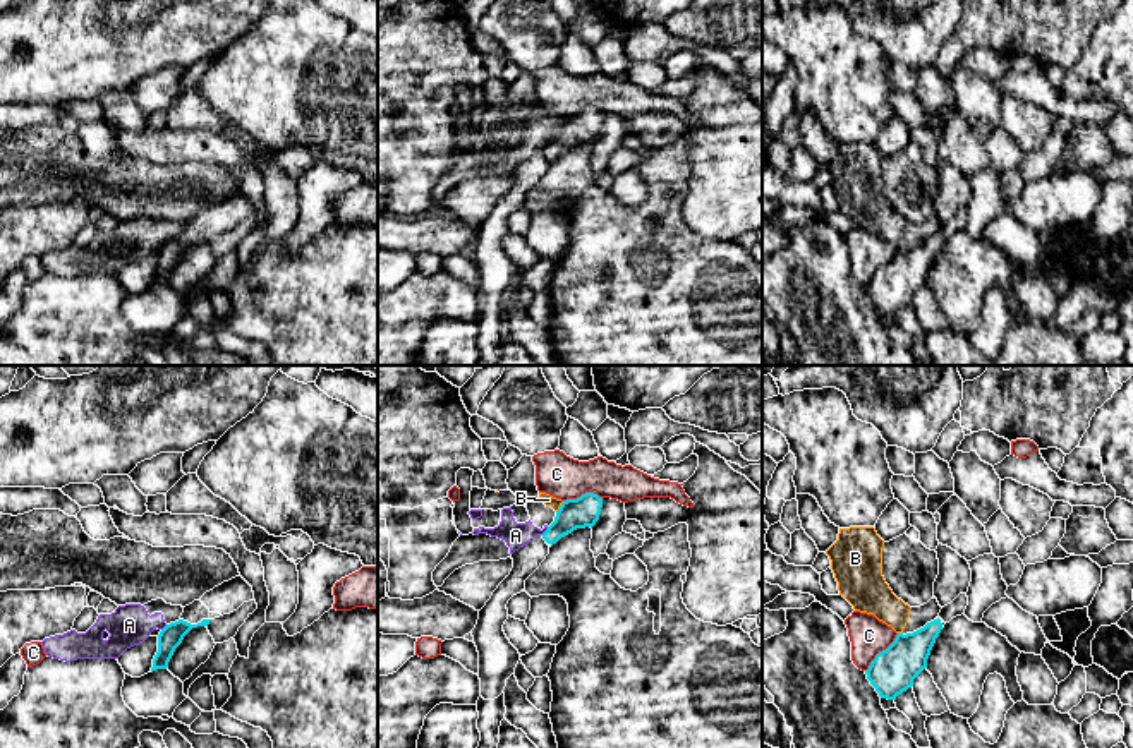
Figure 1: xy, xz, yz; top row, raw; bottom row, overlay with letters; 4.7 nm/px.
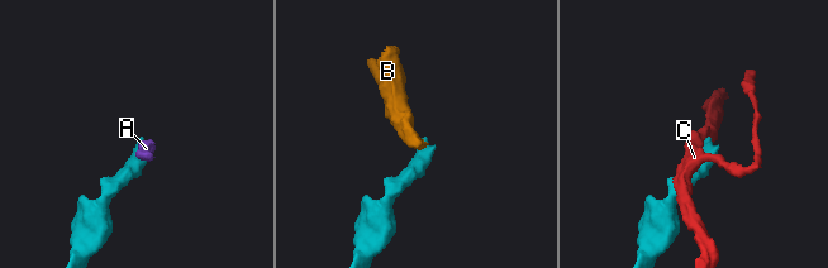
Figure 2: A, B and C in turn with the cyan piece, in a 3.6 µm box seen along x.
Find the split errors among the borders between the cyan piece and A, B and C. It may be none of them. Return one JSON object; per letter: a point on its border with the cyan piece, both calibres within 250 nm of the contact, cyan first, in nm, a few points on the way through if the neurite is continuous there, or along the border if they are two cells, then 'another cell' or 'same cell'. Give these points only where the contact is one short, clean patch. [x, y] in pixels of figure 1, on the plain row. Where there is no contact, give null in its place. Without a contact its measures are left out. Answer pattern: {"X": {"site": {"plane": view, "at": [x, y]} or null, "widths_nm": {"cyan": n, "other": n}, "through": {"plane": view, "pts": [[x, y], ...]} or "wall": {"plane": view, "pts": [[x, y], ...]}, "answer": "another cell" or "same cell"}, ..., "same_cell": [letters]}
{"A": {"site": {"plane": "xz", "at": [546, 146]}, "widths_nm": {"cyan": 140, "other": 120}, "wall": {"plane": "xz", "pts": [[548, 143], [541, 150]]}, "answer": "another cell"}, "B": {"site": {"plane": "xz", "at": [560, 122]}, "widths_nm": {"cyan": 140, "other": 50}, "wall": {"plane": "xz", "pts": [[563, 117], [557, 127]]}, "answer": "another cell"}, "C": {"site": {"plane": "yz", "at": [879, 268]}, "widths_nm": {"cyan": 200, "other": 170}, "answer": "another cell"}, "same_cell": []}

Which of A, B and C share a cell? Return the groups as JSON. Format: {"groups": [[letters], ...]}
{"groups": [["A", "B"], ["C"]]}

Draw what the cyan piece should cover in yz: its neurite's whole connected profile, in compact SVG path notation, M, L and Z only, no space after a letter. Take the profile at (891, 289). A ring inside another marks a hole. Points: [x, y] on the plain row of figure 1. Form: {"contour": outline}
{"contour": "M937 233L913 249L898 249L894 257L876 271L865 290L881 314L896 316L913 302L913 295L927 283L941 245Z"}

